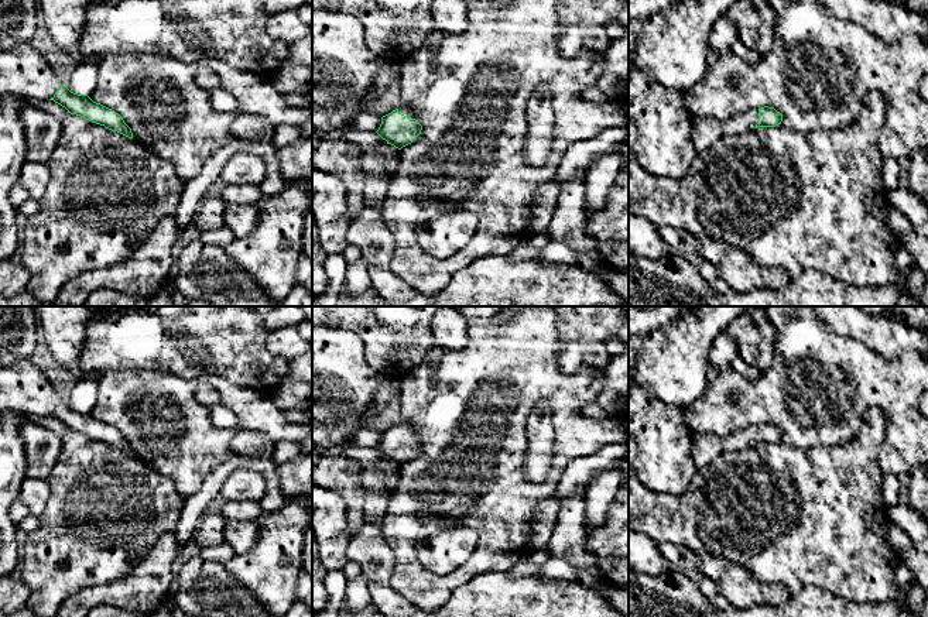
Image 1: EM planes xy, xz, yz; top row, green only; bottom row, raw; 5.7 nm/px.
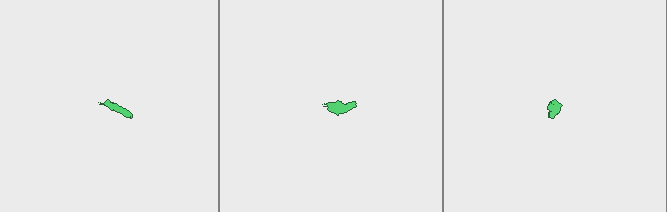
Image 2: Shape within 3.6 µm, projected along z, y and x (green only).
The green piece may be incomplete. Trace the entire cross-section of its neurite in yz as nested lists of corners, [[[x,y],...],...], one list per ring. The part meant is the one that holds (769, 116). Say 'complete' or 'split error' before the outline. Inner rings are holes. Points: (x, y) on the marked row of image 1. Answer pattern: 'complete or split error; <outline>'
split error; [[[774,107],[751,109],[722,121],[723,136],[747,134],[757,127],[775,127],[781,124],[783,114]]]

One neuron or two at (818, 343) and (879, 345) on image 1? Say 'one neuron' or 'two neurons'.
two neurons

